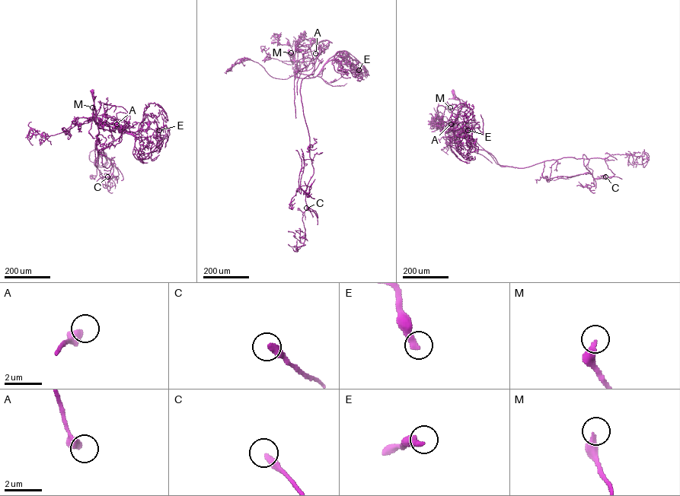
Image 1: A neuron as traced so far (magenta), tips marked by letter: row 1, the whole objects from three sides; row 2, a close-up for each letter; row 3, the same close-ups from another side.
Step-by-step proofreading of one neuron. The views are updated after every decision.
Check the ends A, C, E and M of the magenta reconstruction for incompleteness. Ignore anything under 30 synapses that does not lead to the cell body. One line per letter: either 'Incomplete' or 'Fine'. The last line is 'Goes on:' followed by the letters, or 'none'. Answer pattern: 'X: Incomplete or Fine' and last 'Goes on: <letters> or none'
A: Fine
C: Fine
E: Fine
M: Incomplete
Goes on: M

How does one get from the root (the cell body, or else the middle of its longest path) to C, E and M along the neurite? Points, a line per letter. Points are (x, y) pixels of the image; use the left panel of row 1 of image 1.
C: (92, 91), (94, 121), (114, 138), (100, 151), (106, 168), (114, 157), (106, 157), (119, 174), (107, 176)
E: (92, 91), (93, 115), (97, 125), (112, 124), (135, 131), (143, 122), (148, 125), (152, 122), (159, 130)
M: (92, 91), (94, 117), (100, 107), (94, 114), (92, 107)

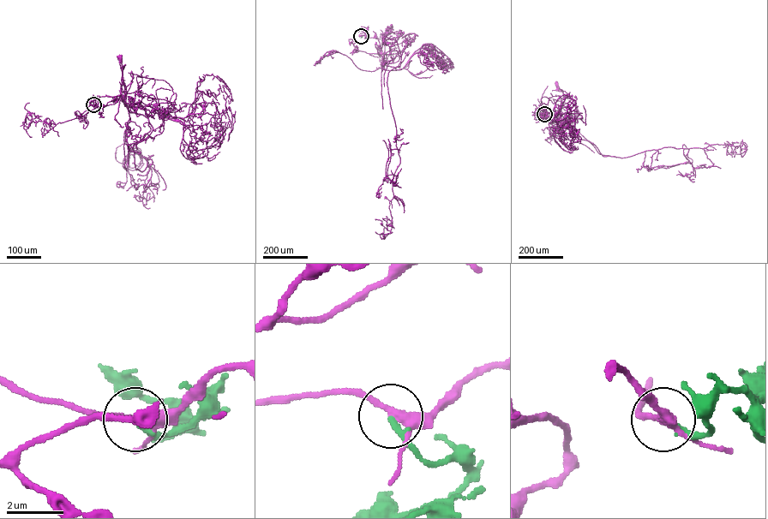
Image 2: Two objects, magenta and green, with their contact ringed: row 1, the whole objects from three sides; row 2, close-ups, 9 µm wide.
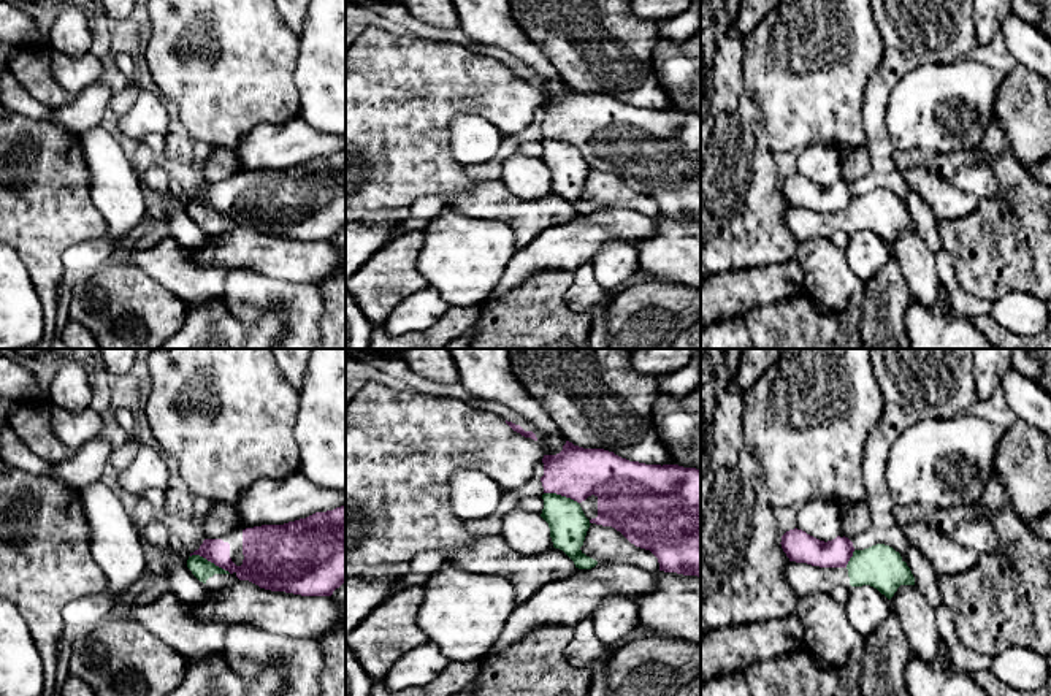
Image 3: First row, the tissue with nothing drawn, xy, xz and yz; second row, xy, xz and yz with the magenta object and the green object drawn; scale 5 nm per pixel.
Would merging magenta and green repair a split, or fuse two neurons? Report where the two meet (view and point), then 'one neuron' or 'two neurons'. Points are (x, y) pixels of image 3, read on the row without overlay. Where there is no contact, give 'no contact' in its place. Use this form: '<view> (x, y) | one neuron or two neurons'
xy (211, 206) | two neurons

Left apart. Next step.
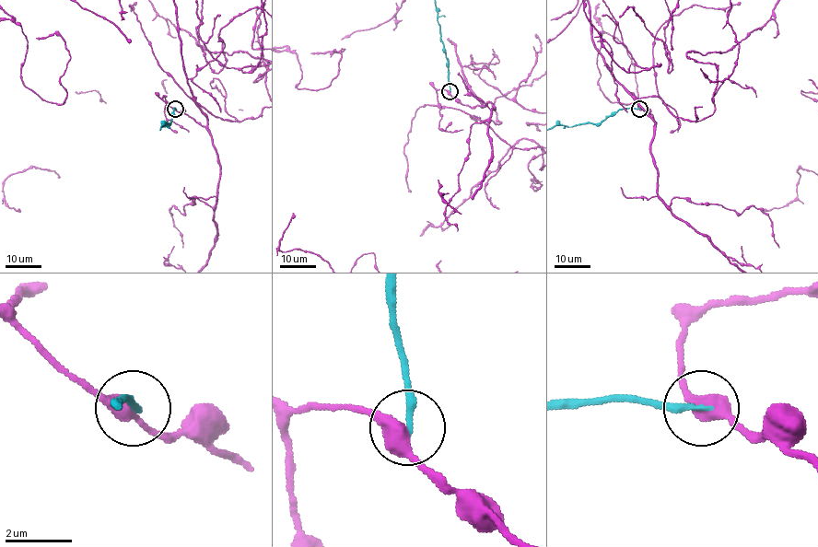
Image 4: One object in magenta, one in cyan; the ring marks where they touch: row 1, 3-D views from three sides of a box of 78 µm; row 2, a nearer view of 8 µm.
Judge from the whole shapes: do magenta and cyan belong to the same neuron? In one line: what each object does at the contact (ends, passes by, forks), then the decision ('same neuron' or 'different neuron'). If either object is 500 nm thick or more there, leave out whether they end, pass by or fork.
magenta passes by; cyan ends there; different neuron

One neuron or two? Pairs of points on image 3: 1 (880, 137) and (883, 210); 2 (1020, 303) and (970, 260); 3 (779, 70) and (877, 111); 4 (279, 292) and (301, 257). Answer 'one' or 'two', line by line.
1: two
2: two
3: two
4: two

